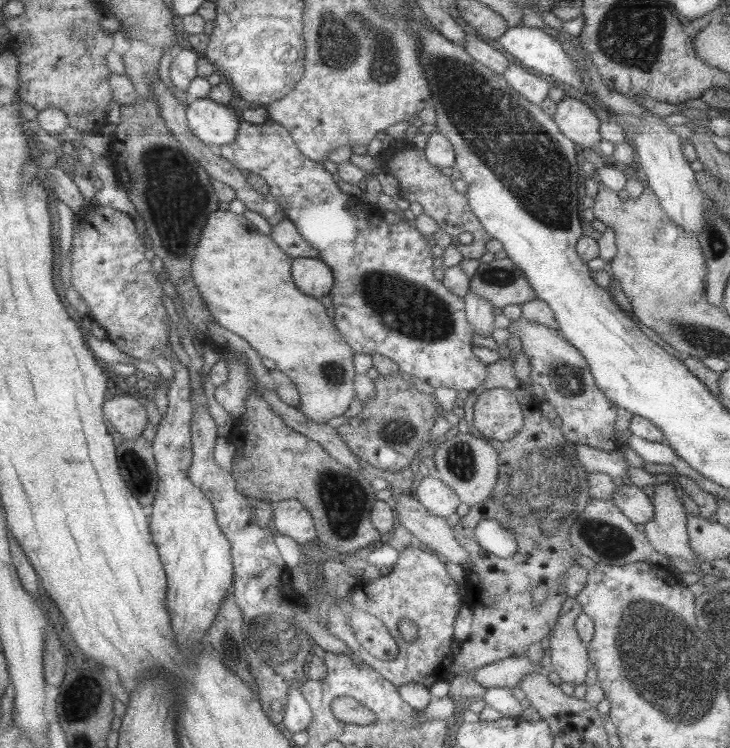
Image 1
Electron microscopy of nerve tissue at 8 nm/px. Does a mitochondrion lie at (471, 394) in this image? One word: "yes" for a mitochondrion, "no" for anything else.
no

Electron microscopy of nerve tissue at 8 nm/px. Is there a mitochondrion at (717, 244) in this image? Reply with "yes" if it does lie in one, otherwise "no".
yes

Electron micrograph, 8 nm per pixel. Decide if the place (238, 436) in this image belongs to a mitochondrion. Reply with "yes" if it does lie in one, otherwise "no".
no

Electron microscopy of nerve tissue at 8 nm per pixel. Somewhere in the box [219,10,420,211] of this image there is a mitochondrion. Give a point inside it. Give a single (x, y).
(337, 41)

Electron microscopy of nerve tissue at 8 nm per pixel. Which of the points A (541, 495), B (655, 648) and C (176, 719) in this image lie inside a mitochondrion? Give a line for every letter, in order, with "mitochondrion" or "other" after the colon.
A: mitochondrion
B: mitochondrion
C: other

